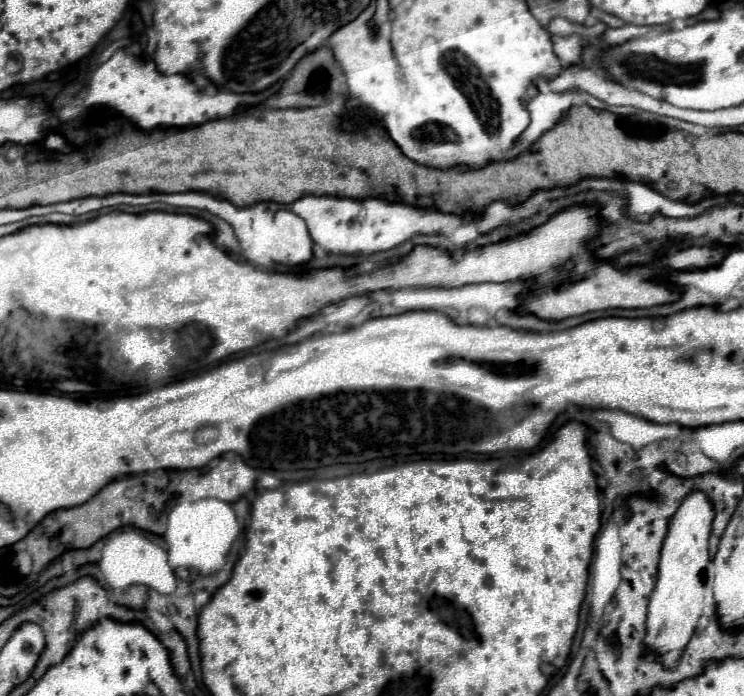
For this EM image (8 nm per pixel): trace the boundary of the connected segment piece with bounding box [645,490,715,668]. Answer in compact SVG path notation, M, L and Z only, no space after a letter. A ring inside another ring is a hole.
M701 490L689 492L677 512L669 520L669 530L663 540L657 584L649 600L647 636L645 644L655 652L657 660L665 666L675 666L685 644L697 628L697 620L703 614L703 588L709 566L709 534L715 512L711 500Z

